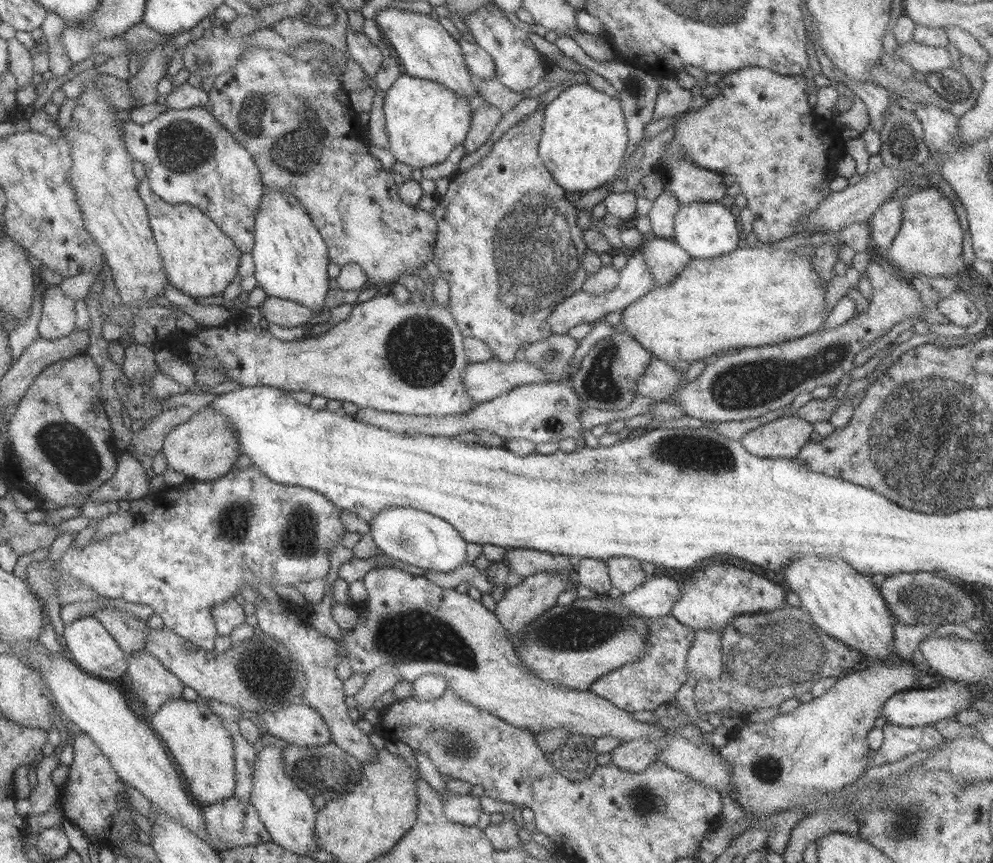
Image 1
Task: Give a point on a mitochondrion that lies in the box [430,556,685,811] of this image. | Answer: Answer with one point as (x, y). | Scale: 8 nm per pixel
(577, 629)

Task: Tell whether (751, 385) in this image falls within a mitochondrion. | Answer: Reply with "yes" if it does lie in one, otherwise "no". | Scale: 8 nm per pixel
yes

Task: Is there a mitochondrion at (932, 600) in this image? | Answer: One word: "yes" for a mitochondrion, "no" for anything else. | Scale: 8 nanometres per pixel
yes

